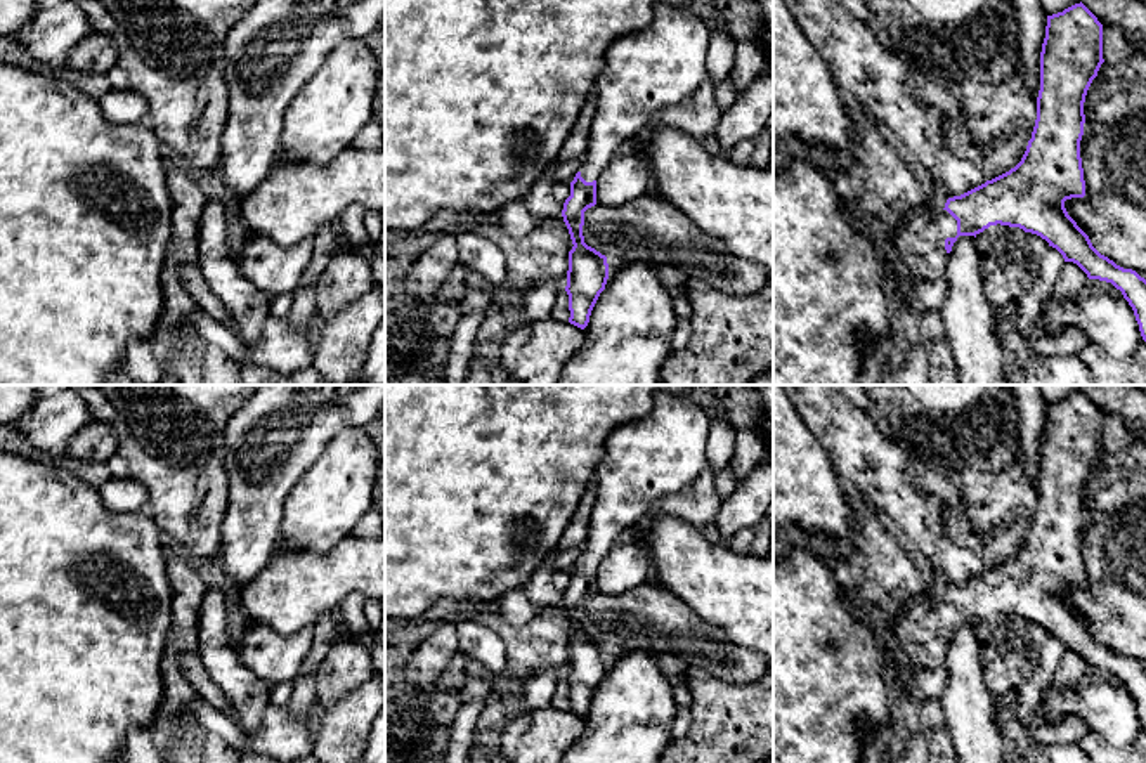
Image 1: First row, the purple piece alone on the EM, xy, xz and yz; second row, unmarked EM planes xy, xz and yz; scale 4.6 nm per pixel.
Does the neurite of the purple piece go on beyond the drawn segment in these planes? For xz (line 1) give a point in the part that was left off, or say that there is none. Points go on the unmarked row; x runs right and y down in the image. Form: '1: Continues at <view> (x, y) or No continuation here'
1: Continues at xz (664, 451)

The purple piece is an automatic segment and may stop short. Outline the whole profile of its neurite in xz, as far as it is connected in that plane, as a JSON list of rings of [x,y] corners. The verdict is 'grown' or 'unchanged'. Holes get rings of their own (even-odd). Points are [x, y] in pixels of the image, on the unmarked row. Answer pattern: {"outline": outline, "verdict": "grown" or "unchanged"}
{"outline": [[[657,392],[647,416],[612,430],[595,470],[596,503],[583,557],[570,571],[562,605],[572,628],[569,711],[584,718],[609,668],[607,645],[584,631],[584,600],[596,593],[596,567],[617,536],[641,525],[654,503],[688,487],[707,468],[711,418],[692,395]]], "verdict": "grown"}

